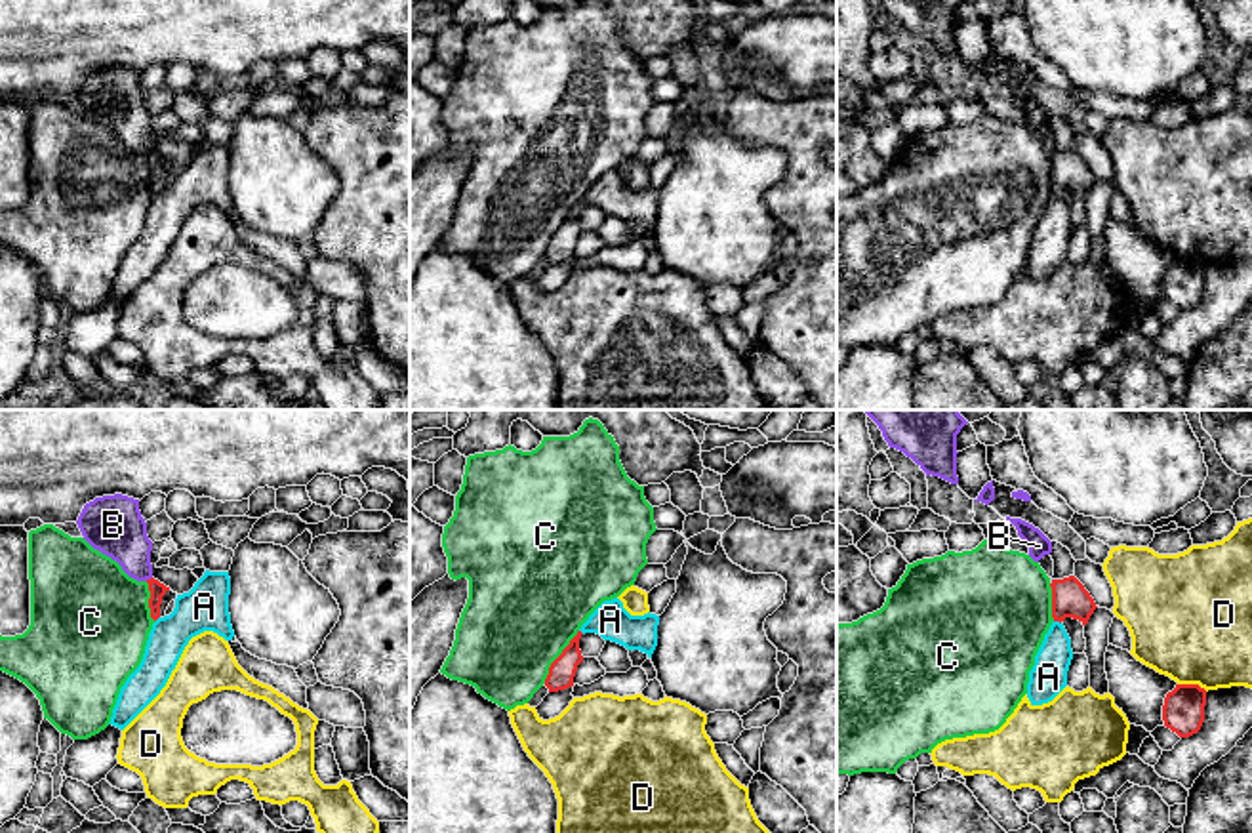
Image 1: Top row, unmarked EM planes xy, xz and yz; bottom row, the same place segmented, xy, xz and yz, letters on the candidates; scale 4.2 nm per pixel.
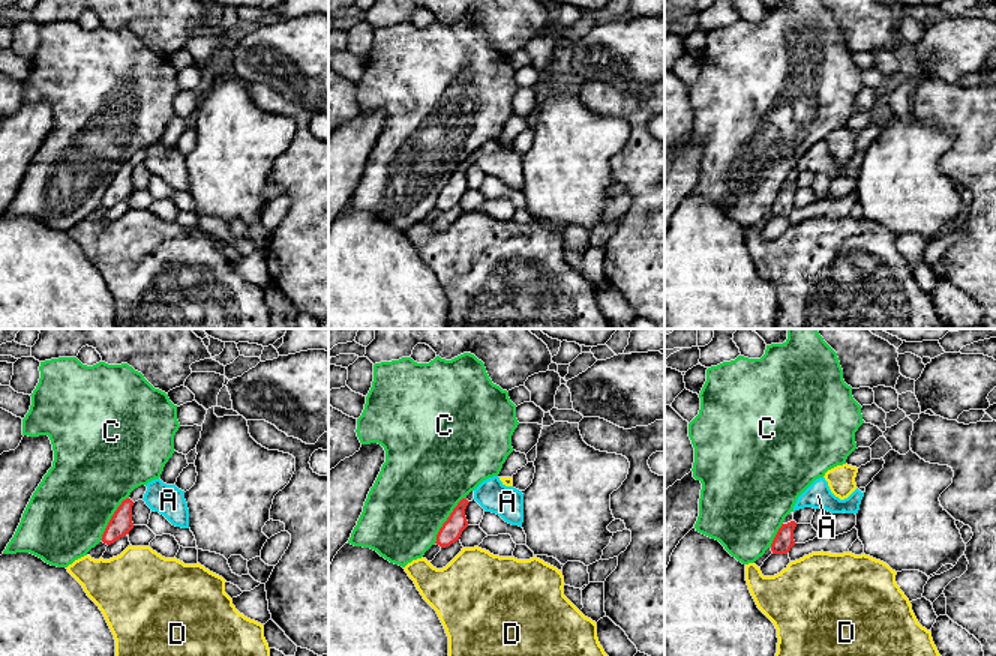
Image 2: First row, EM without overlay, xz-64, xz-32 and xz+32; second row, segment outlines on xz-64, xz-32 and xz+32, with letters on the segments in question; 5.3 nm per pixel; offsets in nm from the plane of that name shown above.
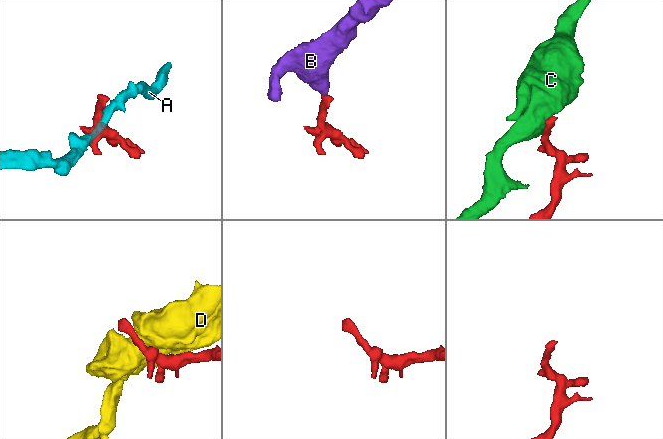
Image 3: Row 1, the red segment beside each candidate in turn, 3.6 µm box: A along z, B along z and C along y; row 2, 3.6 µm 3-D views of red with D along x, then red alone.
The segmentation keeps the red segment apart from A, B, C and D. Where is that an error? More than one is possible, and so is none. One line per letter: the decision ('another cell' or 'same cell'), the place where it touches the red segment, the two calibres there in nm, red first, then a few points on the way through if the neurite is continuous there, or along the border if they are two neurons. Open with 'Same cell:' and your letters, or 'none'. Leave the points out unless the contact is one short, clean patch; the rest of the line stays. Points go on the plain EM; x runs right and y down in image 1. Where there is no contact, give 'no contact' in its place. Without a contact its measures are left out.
Same cell: B
A: another cell; contact yz (1058, 193); calibres 160 and 160 nm; border yz (1054, 193), (1060, 197)
B: same cell; contact xy (147, 153); calibres 70 and 240 nm; way xy (157, 162), (147, 153), (119, 103)
C: another cell; contact xz (559, 229); calibres 110 and 480 nm; border xz (578, 203), (551, 237), (544, 256)
D: another cell; contact yz (1193, 258); calibres 180 and 480 nm; border yz (1178, 256), (1197, 256), (1207, 264)

